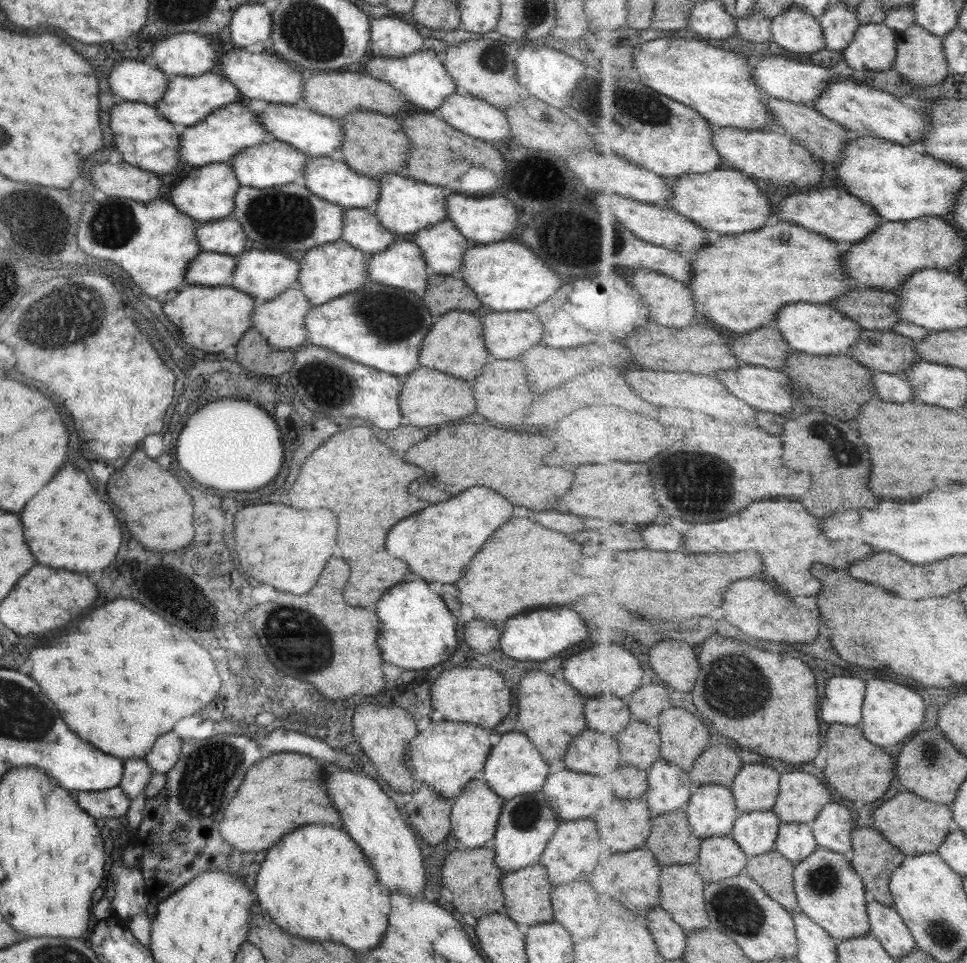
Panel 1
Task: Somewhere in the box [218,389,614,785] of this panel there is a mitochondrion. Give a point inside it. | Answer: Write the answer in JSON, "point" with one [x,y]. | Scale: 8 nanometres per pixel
{"point":[300,628]}

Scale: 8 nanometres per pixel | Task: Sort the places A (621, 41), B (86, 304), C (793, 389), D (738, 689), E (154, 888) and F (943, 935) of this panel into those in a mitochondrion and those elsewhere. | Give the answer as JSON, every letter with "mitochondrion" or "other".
{"A":"other","B":"mitochondrion","C":"other","D":"mitochondrion","E":"other","F":"mitochondrion"}

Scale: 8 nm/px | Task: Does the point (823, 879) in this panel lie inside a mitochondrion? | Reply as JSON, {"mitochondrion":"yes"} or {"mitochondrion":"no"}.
{"mitochondrion":"yes"}

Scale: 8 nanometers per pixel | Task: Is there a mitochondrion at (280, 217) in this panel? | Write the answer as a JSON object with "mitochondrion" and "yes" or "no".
{"mitochondrion":"yes"}

